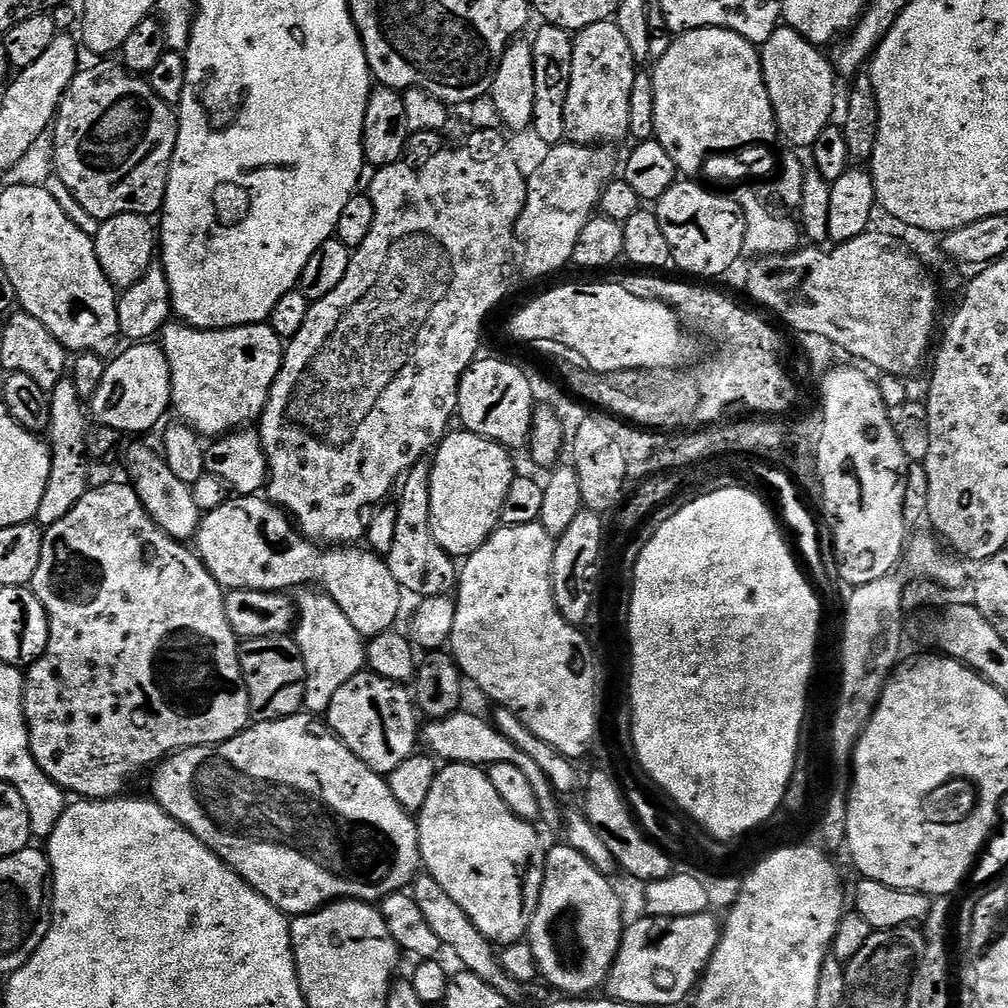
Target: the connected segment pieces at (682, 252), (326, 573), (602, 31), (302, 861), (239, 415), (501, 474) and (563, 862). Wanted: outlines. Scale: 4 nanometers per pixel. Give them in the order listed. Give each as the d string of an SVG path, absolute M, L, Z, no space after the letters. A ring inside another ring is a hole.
M684 178L672 184L670 190L655 201L654 211L662 234L666 234L666 242L670 242L675 267L689 272L692 278L720 276L735 266L739 256L745 255L746 218L731 195L719 196L716 193L719 191L696 183L700 182Z
M260 494L230 498L218 509L207 513L200 521L200 530L194 542L195 551L208 567L209 574L225 590L245 588L255 592L284 592L292 590L288 588L300 590L305 586L319 586L330 598L334 598L334 602L338 602L338 606L342 606L342 614L350 618L350 626L354 626L361 637L371 638L391 632L397 627L396 619L400 616L402 590L398 582L394 582L394 574L390 574L387 559L363 547L352 547L332 546L321 550L298 531L284 509L277 508Z
M612 20L594 22L594 26L586 26L581 32L575 33L572 45L574 46L574 62L570 62L570 94L566 94L566 137L573 144L587 144L589 146L616 146L619 140L627 141L630 130L630 90L634 87L634 78L638 65L634 54L630 54L630 46L622 35L622 30Z
M297 714L281 720L261 720L255 726L245 728L225 744L217 744L210 748L187 748L185 752L176 752L163 761L155 772L150 796L157 806L166 810L166 814L170 814L170 818L177 820L183 828L190 830L190 834L197 836L212 853L222 858L222 862L226 862L230 870L237 872L249 886L258 890L258 894L262 894L266 902L270 902L289 918L308 916L323 908L325 904L337 900L382 901L392 892L405 891L421 871L420 829L413 813L405 810L398 798L394 798L387 779L381 773L370 770L370 766L366 766L366 762L356 757L336 737L336 733L327 723L315 715Z
M170 322L165 326L162 333L162 347L166 358L170 362L170 374L172 375L172 408L181 416L179 418L183 423L190 428L193 428L204 438L219 438L227 436L237 430L243 429L251 422L259 421L264 414L264 407L268 405L268 395L274 386L274 382L280 373L280 367L284 361L285 341L280 339L280 335L273 330L271 323L265 322L262 324L247 324L241 328L220 328L217 332L205 332L191 328L189 324L183 322Z
M467 430L459 431L449 431L440 441L434 452L436 461L430 464L430 530L449 556L467 558L501 527L502 504L510 494L518 469L512 465L513 453L504 445Z
M557 846L546 852L544 858L544 881L542 882L542 890L538 898L538 906L534 910L534 918L528 927L527 943L532 945L534 950L534 958L540 967L540 975L552 988L557 988L557 993L563 994L565 997L591 997L593 994L599 993L601 989L608 983L608 975L612 969L612 963L616 961L616 955L620 949L620 939L624 936L626 920L620 917L620 896L612 889L612 880L602 875L591 865L590 862L583 857L578 850L569 846Z

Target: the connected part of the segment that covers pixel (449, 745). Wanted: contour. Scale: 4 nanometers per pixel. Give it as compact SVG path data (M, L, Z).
M461 710L454 713L453 716L446 717L445 720L425 723L425 728L424 725L422 728L423 743L424 740L428 743L427 751L433 757L450 764L487 766L510 762L510 766L518 766L518 770L522 770L523 776L529 780L531 788L534 789L534 798L538 798L539 822L546 823L553 828L559 827L563 823L564 812L563 809L560 810L558 802L560 798L550 778L542 774L542 770L530 758L530 754L522 754L518 746L514 746L506 737L497 732L495 724L489 722L485 717L484 720L480 716L471 716L467 710Z

